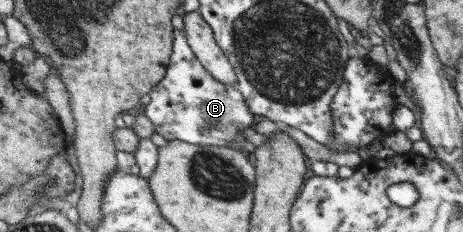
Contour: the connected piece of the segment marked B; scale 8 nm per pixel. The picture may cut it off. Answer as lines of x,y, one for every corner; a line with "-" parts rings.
173,30
172,51
164,76
148,95
149,102
143,108
144,115
153,124
154,132
166,141
227,147
231,146
231,142
239,142
240,134
251,128
253,119
258,121
250,113
236,86
216,81
201,66
187,46
182,30

